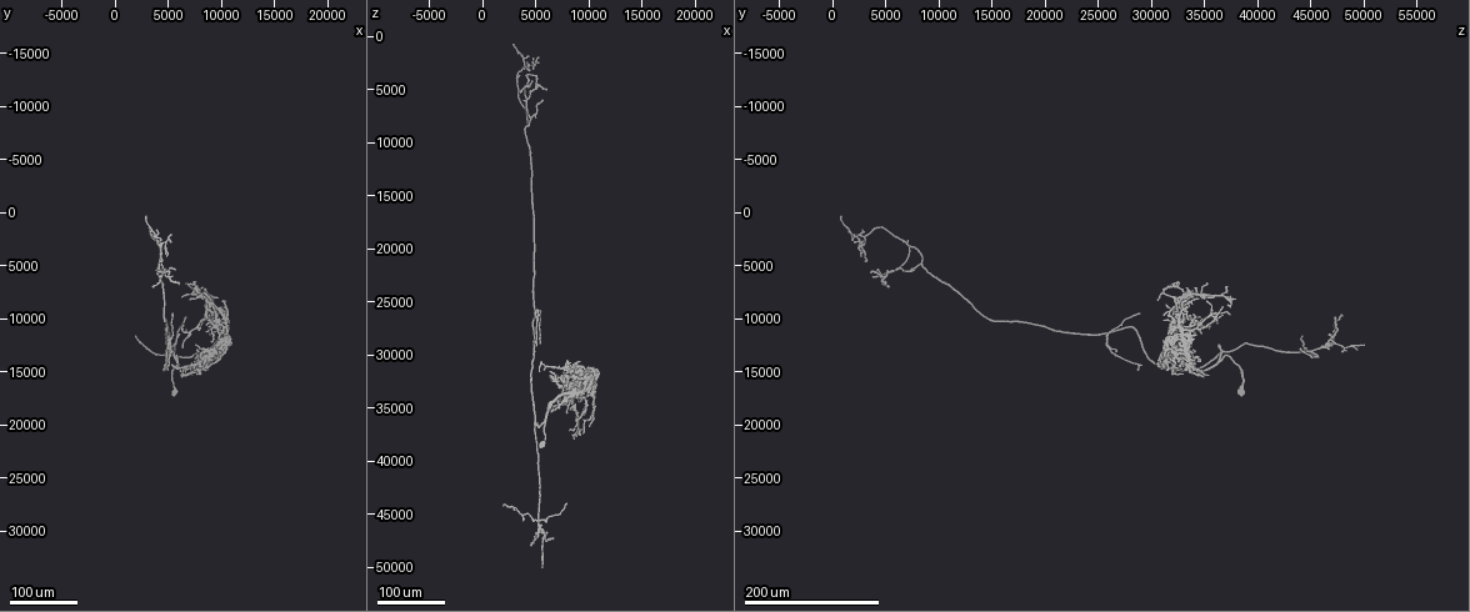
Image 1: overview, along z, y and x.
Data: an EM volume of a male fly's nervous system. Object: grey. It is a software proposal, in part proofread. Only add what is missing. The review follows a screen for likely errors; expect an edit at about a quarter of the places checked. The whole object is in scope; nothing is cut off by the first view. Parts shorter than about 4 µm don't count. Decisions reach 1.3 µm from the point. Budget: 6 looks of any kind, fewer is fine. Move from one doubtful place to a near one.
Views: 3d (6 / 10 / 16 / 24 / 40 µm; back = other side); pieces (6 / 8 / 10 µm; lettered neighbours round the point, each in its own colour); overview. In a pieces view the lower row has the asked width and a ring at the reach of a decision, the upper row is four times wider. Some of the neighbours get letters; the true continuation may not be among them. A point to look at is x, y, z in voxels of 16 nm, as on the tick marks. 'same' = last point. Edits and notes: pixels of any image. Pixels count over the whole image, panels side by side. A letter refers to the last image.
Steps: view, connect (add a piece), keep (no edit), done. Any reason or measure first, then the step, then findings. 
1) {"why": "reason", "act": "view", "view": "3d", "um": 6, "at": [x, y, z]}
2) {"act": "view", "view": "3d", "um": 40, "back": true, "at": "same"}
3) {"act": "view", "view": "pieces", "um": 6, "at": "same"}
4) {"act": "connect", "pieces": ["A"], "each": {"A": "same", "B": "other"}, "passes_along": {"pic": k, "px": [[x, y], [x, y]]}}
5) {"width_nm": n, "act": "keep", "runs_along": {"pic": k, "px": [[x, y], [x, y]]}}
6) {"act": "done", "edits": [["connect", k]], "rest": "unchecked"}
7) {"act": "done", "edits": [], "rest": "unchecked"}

{"why": "free end", "act": "view", "view": "3d", "um": 40, "at": [5400, 13000, 49200]}

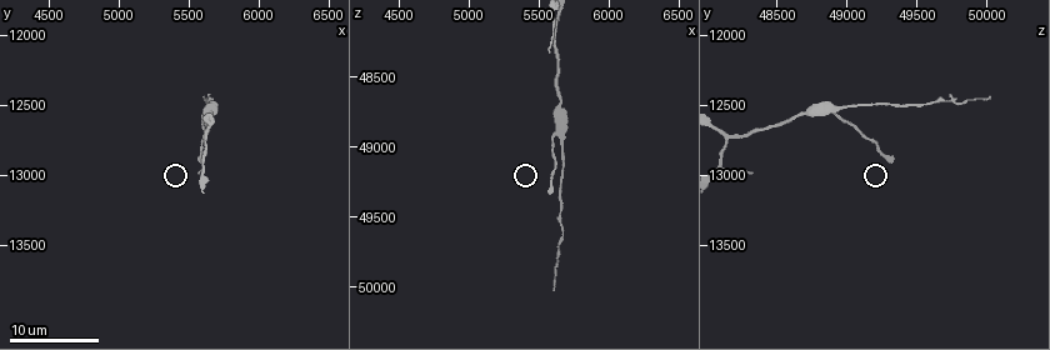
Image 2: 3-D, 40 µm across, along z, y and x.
{"why": "what lies round it", "act": "view", "view": "pieces", "um": 8, "at": [5600, 12880, 49340]}

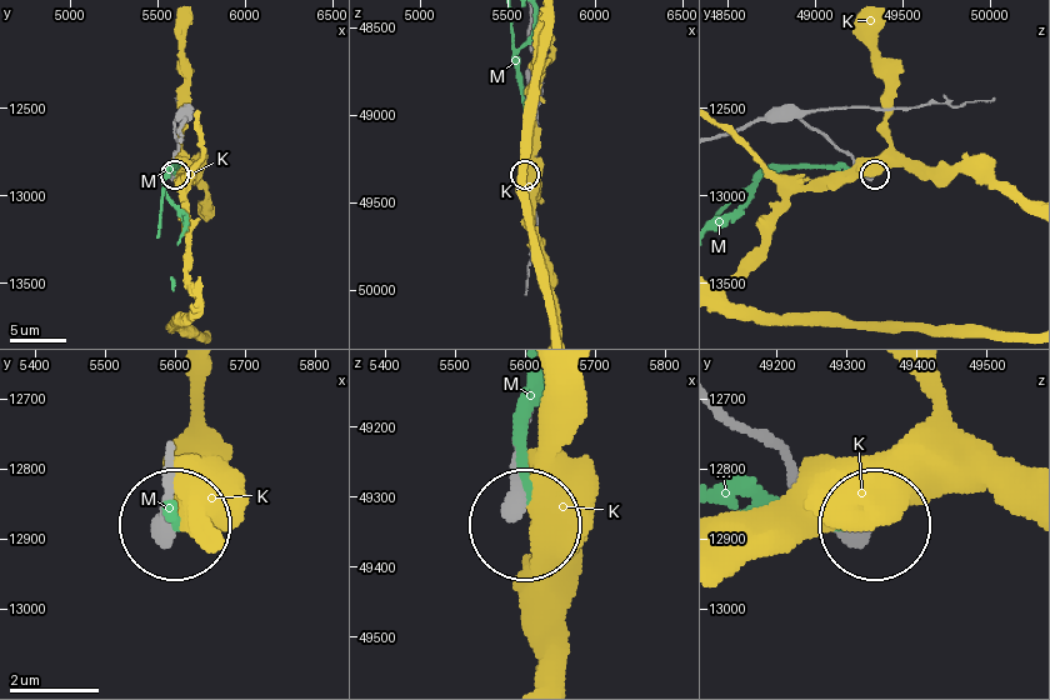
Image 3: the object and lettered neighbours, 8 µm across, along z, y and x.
{"act": "keep", "each": {"K": "other", "M": "other"}, "found": "no lettered piece goes on from it"}

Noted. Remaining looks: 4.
{"why": "long arm stops here", "act": "view", "view": "3d", "um": 24, "at": [2800, 200, 1000]}

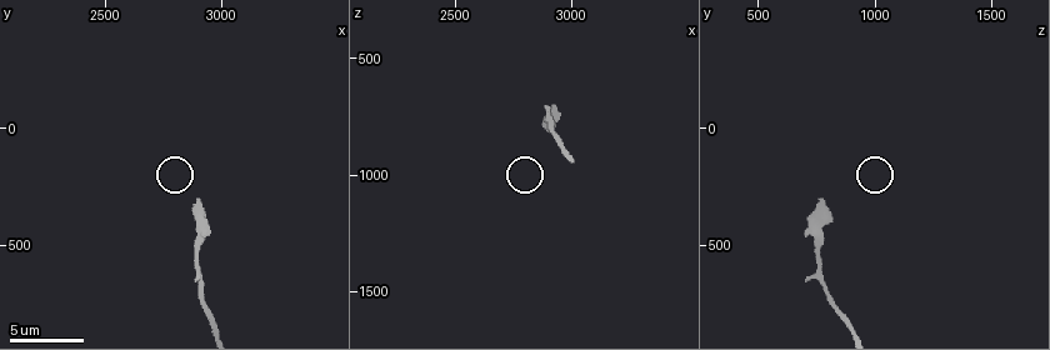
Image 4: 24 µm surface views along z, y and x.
{"act": "view", "view": "pieces", "um": 8, "at": [2910, 310, 770]}

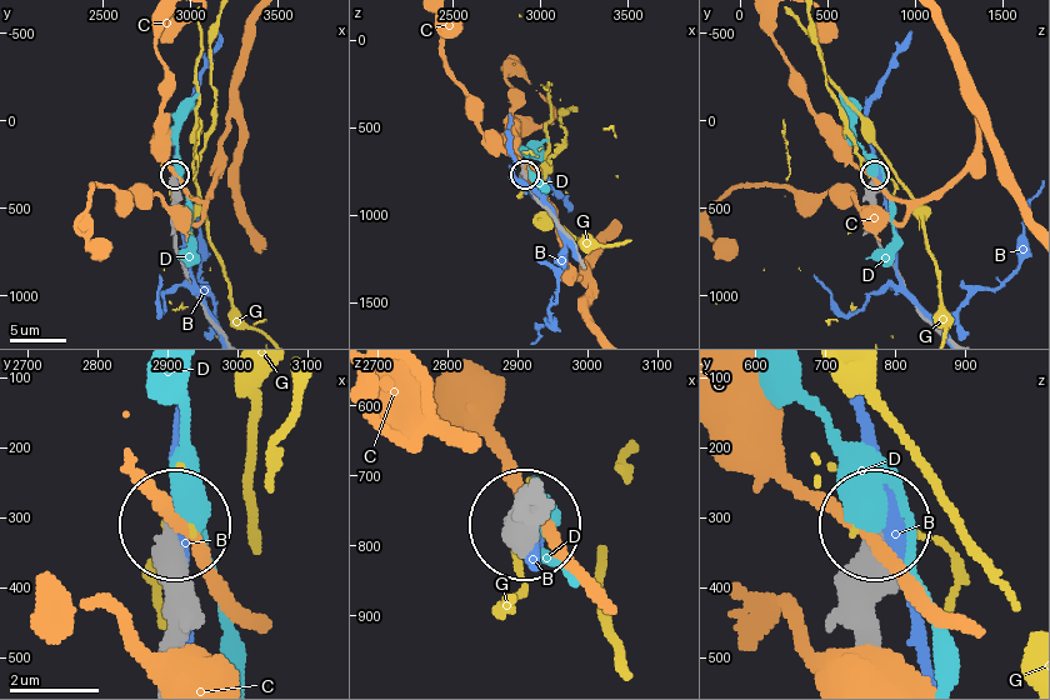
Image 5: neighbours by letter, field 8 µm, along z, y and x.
{"act": "keep", "each": {"B": "other", "C": "other", "D": "other", "G": "other"}, "found": "no lettered piece goes on from it"}

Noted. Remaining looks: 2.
{"why": "branch stops here", "act": "view", "view": "3d", "um": 24, "at": [4600, 4000, 3400]}

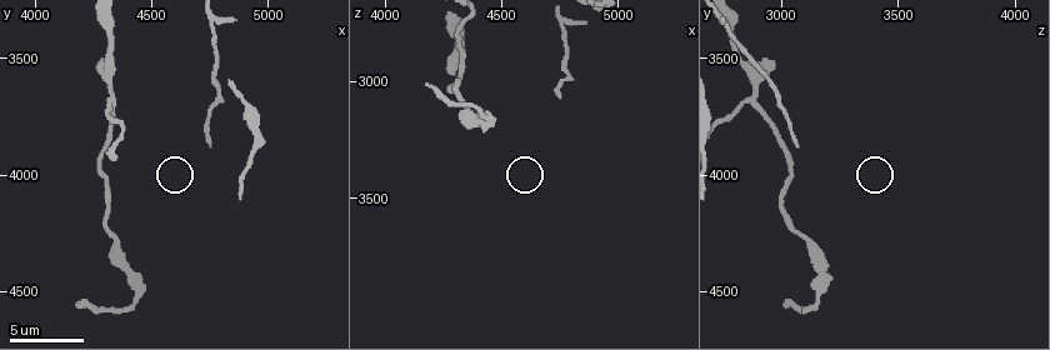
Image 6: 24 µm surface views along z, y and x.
{"why": "see the neighbours", "act": "view", "view": "pieces", "um": 8, "at": [4760, 3880, 3060]}

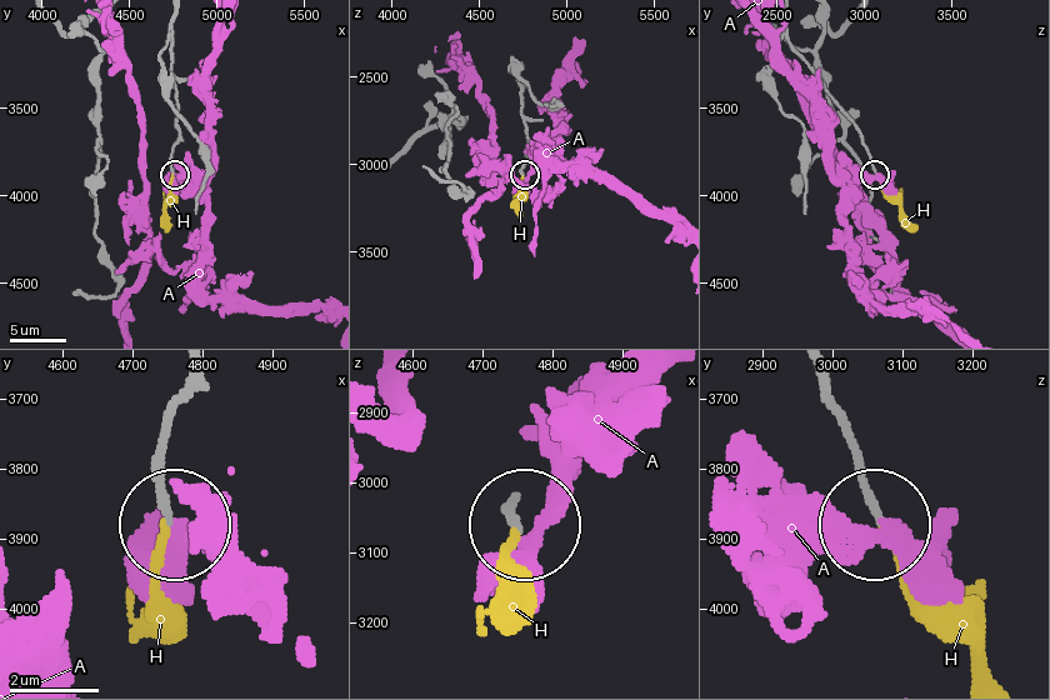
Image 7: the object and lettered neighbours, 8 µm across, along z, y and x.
{"act": "connect", "pieces": ["H"], "each": {"A": "other", "H": "same"}, "passes_along": {"pic": 7, "px": [[176, 143], [171, 155], [168, 230]]}, "found": "it goes on there"}

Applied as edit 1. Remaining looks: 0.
{"act": "done", "edits": [["connect", 7]], "rest": "unchecked"}

